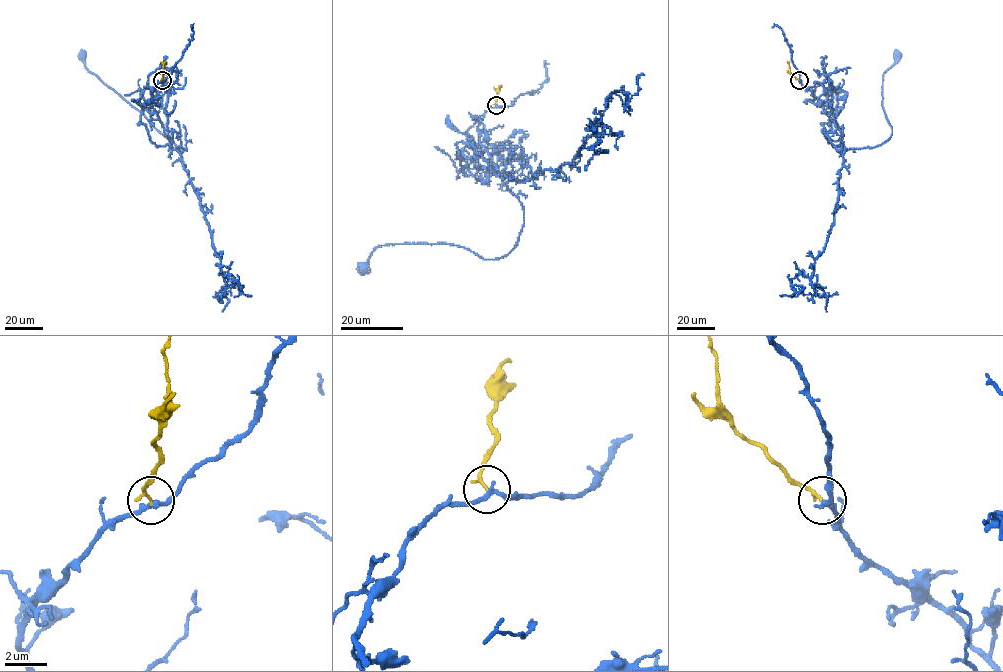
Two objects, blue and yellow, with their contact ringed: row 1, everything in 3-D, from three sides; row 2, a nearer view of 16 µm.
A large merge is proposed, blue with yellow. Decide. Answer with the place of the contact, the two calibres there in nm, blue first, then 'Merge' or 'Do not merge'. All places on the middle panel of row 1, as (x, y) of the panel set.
Place: (496, 105). Thickness 220 nm (blue) against 160 nm. Merge

